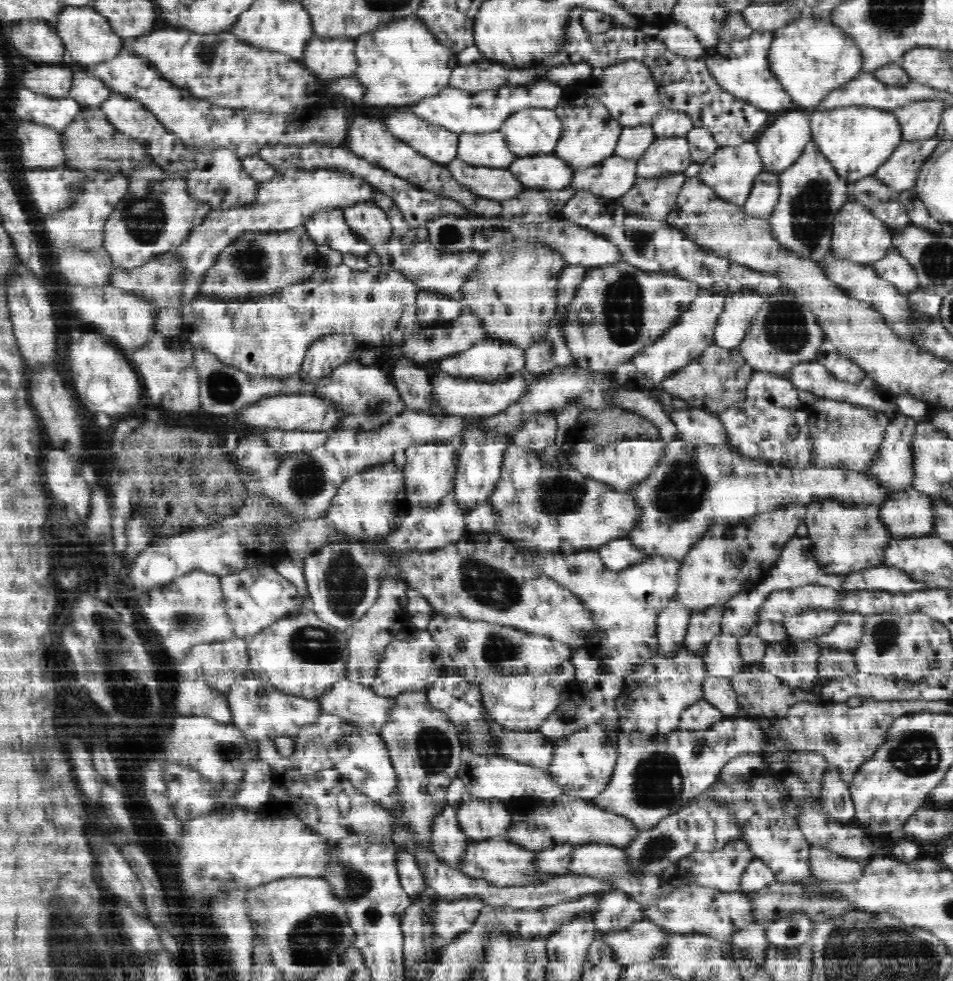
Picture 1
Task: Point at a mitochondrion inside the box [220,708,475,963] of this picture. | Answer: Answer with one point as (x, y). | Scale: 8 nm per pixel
(433, 750)

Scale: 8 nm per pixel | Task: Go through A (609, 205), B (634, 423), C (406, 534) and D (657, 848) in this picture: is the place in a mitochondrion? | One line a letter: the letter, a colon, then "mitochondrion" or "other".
A: other
B: other
C: other
D: mitochondrion

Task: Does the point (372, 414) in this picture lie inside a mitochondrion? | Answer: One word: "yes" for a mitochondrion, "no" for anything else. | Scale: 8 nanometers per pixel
yes

